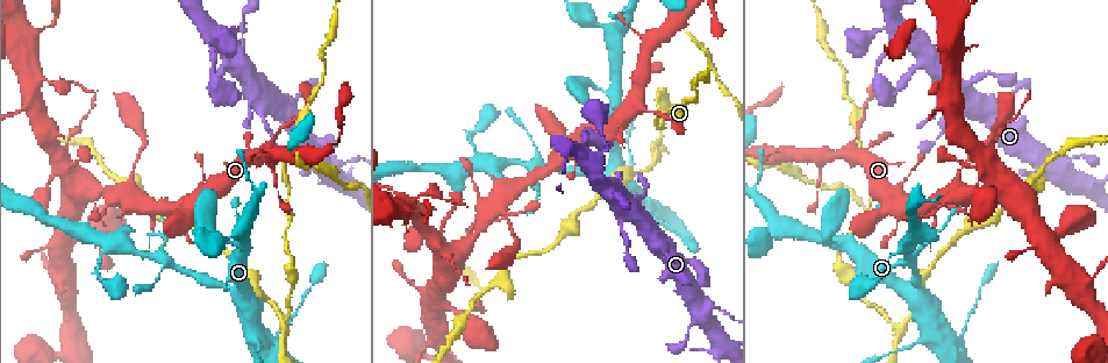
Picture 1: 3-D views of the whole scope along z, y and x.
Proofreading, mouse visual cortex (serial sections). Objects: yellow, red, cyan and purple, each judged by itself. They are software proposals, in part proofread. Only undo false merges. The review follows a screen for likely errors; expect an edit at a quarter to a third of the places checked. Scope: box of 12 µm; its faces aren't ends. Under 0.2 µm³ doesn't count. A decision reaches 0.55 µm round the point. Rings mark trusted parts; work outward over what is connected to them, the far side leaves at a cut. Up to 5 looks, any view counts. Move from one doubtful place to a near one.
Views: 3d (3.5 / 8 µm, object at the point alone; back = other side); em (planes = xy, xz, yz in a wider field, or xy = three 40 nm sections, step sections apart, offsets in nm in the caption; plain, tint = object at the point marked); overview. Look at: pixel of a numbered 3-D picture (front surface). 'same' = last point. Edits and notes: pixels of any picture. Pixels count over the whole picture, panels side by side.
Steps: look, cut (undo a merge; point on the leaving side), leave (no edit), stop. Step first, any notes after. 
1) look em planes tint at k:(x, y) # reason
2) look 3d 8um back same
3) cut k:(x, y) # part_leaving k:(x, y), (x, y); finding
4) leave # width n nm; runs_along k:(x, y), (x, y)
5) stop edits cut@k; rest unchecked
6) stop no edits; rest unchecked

look 3d 8um at 1:(427, 217) # thick turns thin

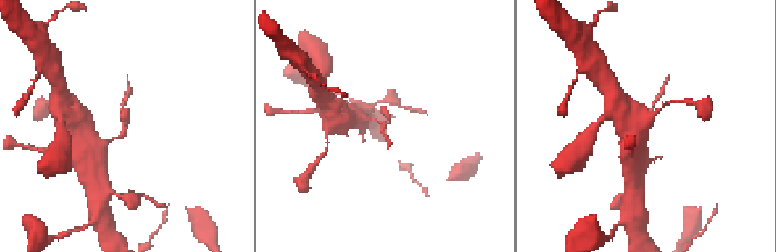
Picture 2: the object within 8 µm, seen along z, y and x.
look em xy step 3 tint at 2:(126, 128)

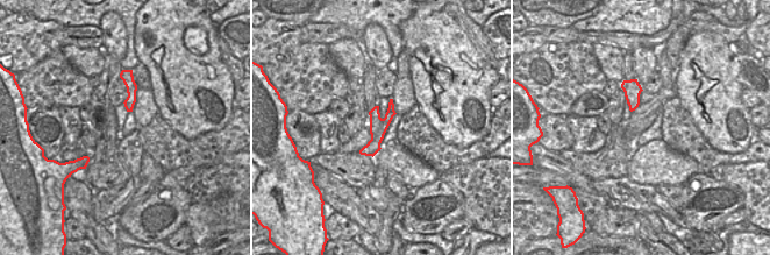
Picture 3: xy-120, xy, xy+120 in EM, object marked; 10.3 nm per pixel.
leave # width 190 nm; runs_along 2:(98, 149), (123, 132), (121, 115); one cell here

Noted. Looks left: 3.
look 3d 3.5um at 1:(655, 153)

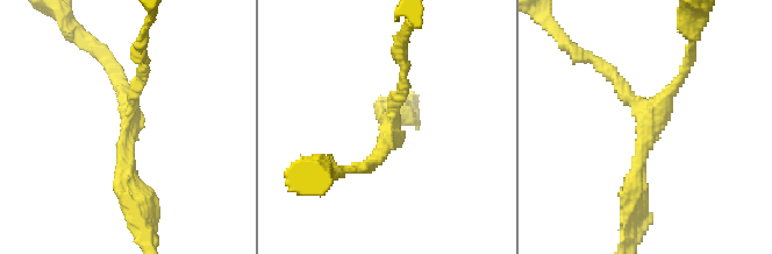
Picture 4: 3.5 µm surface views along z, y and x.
look em xy step 1 tint at 4:(392, 125) # arms 3; arm_widths 200, 200, 200 nm; now the EM

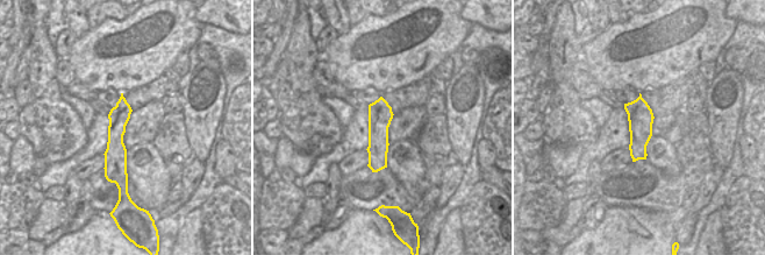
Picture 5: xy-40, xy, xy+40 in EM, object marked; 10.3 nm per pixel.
leave # runs_along 5:(122, 100), (115, 132), (115, 176); continuous, no second cell

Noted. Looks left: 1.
stop no edits; rest unchecked

